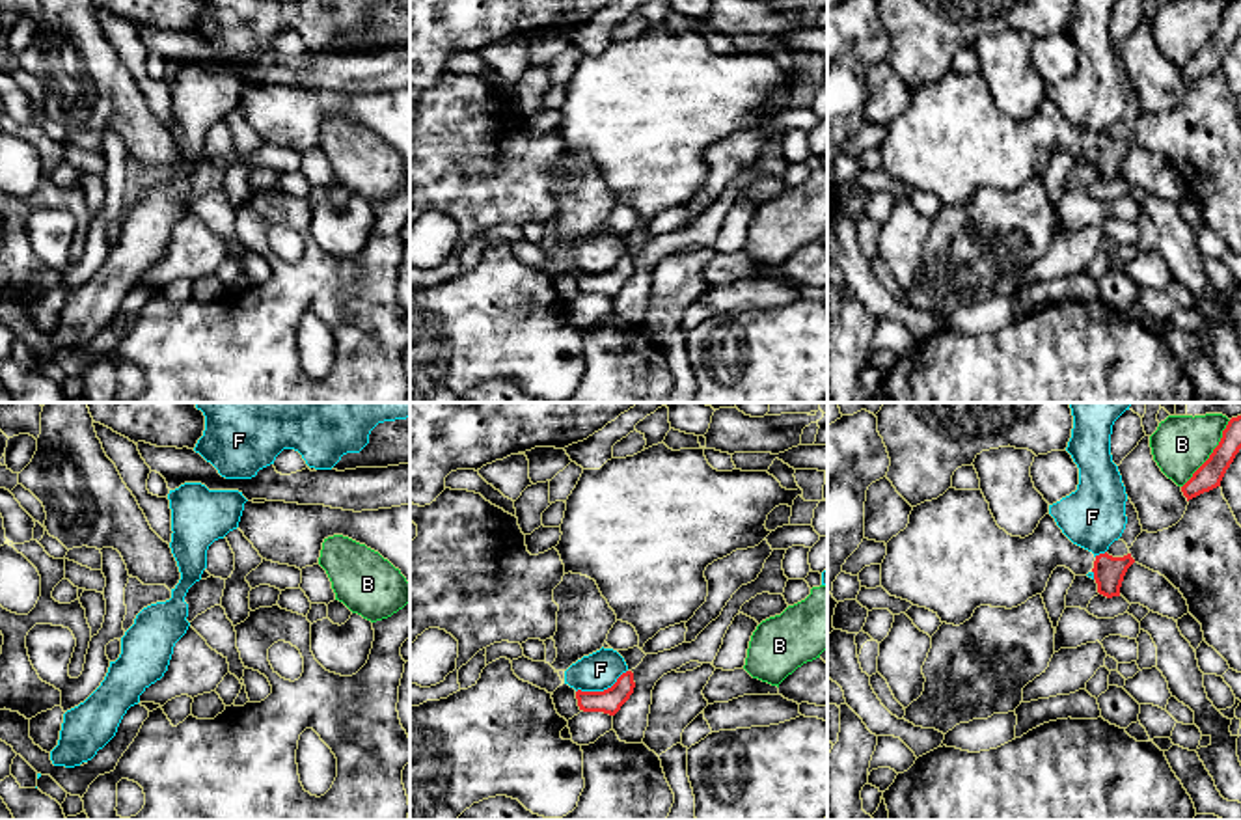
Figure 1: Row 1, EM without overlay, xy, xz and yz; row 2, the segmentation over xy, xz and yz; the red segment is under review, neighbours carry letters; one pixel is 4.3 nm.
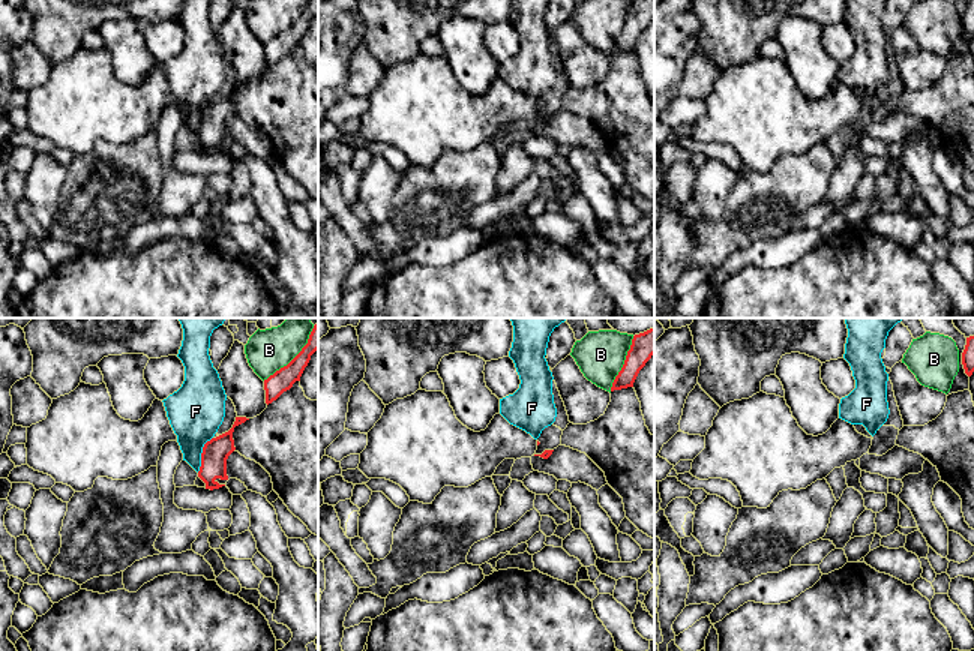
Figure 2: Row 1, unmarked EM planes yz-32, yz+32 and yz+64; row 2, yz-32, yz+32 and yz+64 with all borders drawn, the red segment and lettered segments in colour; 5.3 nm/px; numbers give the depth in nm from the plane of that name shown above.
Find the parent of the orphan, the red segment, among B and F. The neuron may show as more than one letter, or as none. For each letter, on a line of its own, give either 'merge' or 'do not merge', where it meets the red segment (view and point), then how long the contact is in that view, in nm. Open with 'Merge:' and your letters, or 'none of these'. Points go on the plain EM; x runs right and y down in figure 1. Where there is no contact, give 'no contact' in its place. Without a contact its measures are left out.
Merge: none of these
B: do not merge; contact yz (1212, 36); length 360 nm
F: do not merge; contact xz (600, 274); length 240 nm

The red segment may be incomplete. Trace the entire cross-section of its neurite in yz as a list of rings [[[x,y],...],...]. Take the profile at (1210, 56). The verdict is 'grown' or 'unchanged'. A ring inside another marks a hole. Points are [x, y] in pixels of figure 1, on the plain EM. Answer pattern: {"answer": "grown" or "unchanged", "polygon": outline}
{"answer": "unchanged", "polygon": [[[1232,0],[1209,41],[1181,69],[1189,82],[1221,69],[1221,63],[1241,32],[1241,0]]]}

